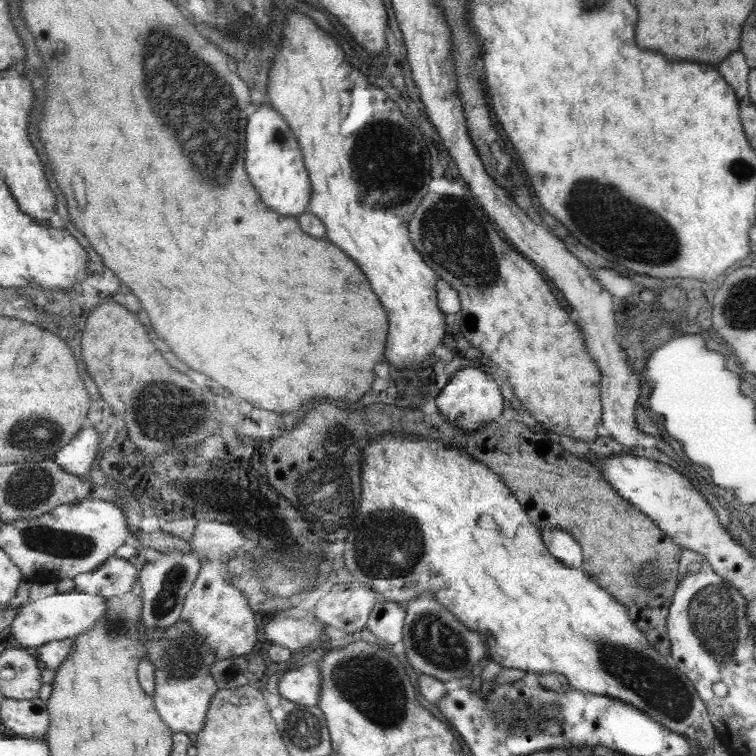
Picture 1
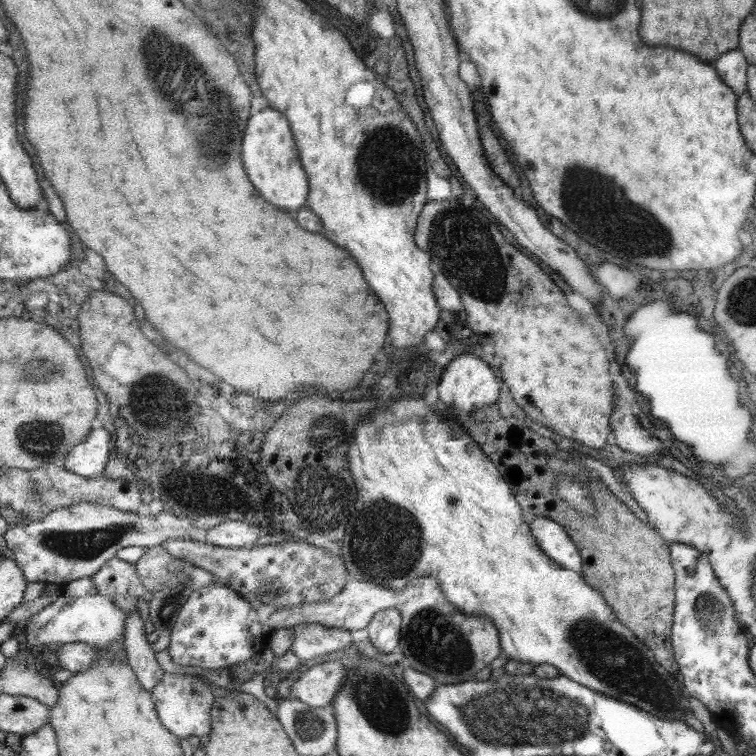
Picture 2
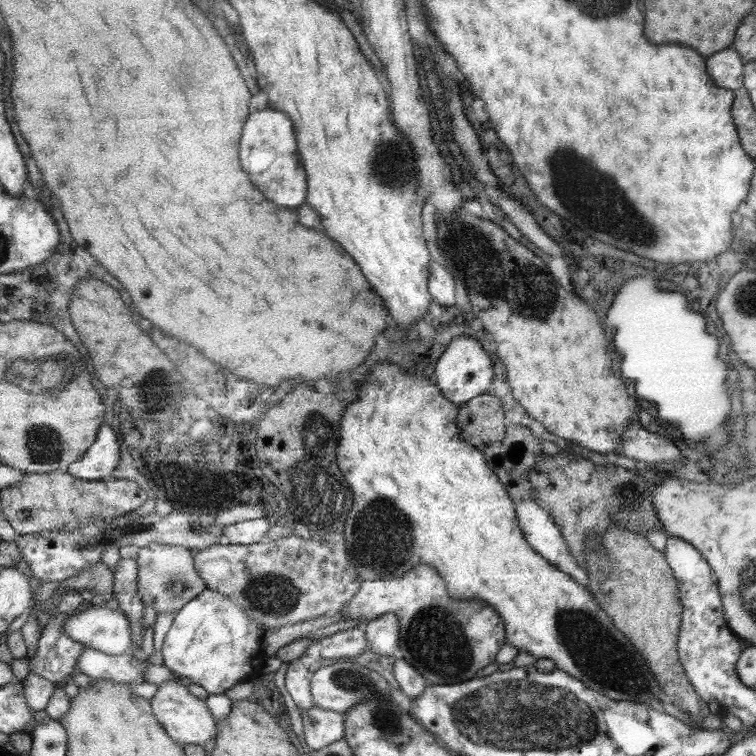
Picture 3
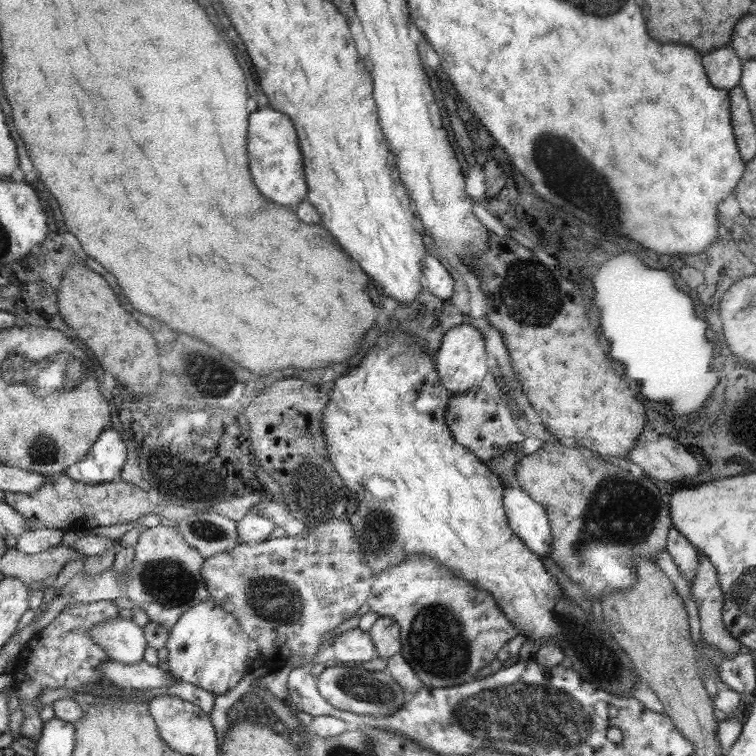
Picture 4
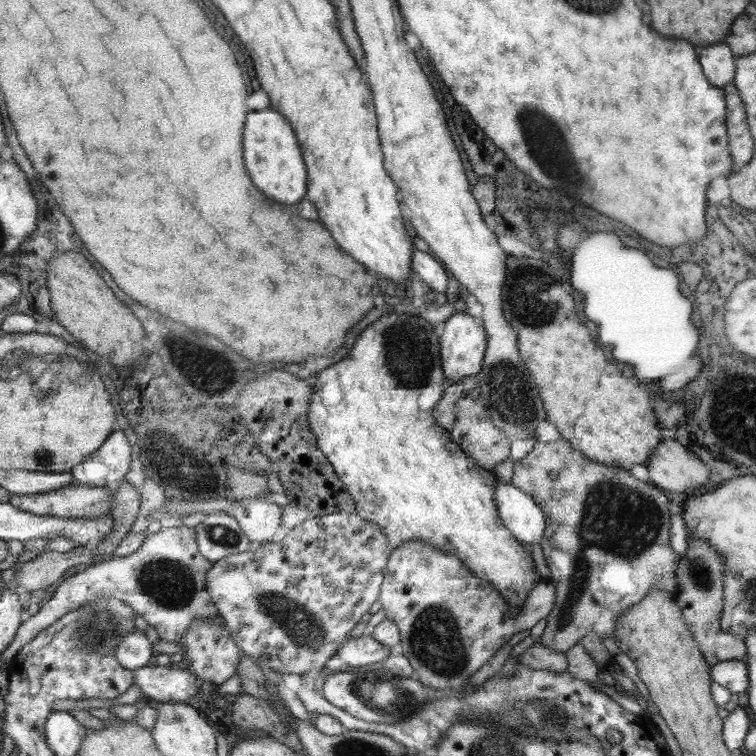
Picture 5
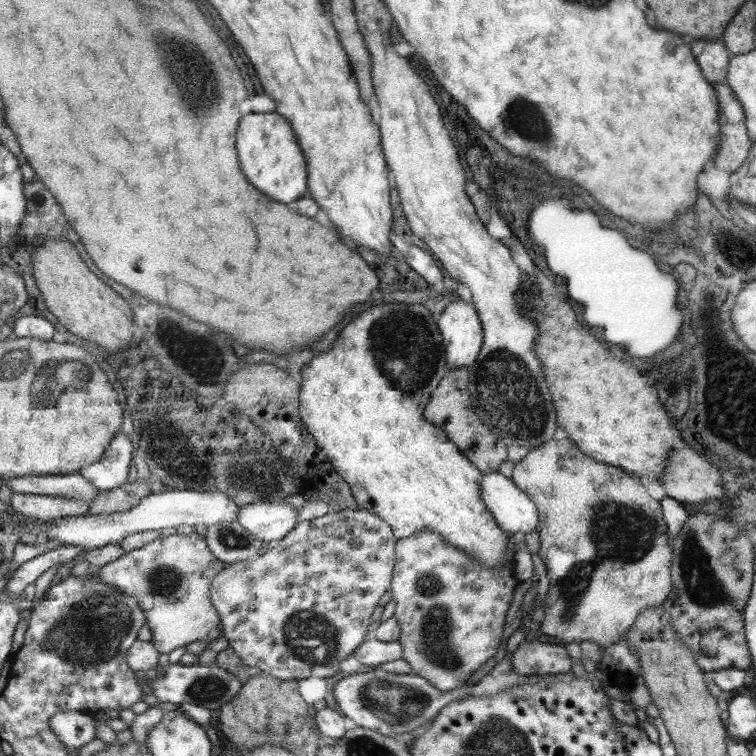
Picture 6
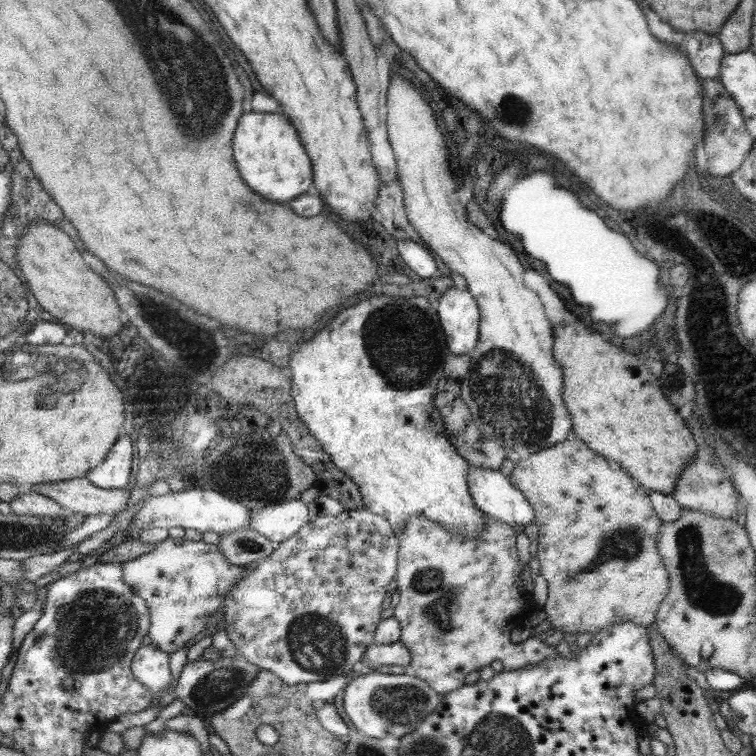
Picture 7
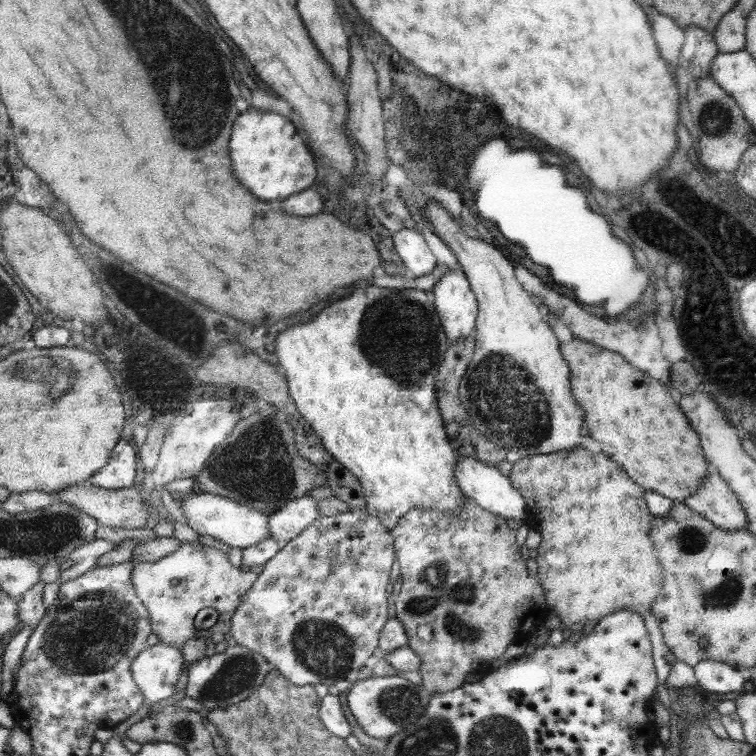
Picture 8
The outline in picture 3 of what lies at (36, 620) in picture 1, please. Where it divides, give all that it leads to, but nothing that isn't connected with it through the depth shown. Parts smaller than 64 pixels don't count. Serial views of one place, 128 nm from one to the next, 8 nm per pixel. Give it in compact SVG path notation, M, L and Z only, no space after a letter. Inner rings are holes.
M86 607L68 614L63 622L65 633L73 641L103 654L133 654L132 627L128 617L119 609Z

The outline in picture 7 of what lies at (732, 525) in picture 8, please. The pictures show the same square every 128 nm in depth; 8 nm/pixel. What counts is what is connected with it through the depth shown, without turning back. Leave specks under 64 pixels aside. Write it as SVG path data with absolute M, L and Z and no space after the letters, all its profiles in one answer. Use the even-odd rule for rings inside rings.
M694 457L694 460L685 466L679 478L677 478L676 489L671 496L680 504L681 509L703 511L715 518L735 518L739 497L735 493L734 486L723 470L719 470L716 464L707 464L703 460Z

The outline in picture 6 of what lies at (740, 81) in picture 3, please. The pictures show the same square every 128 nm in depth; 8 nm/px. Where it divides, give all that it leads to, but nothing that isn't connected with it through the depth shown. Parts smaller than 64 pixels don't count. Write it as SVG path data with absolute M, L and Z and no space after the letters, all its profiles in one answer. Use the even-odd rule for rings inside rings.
M721 40L691 42L696 62L709 83L725 82L731 54Z

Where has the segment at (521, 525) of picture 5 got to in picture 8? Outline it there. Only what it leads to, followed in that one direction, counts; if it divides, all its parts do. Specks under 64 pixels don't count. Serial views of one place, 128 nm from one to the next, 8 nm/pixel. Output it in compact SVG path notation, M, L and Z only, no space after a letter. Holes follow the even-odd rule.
M457 458L455 469L456 480L464 496L474 500L477 506L484 508L491 514L500 515L501 518L513 518L513 520L524 520L527 514L527 505L523 498L509 483L504 472L497 471L495 467L487 463L478 462L475 458Z

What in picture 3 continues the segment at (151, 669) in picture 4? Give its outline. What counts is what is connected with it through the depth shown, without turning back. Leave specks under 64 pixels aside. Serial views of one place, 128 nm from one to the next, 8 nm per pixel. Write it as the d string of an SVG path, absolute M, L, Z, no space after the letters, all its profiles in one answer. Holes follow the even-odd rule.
M87 647L77 657L76 670L91 678L103 678L121 684L140 682L143 676L143 665L135 657L129 654L103 654Z

